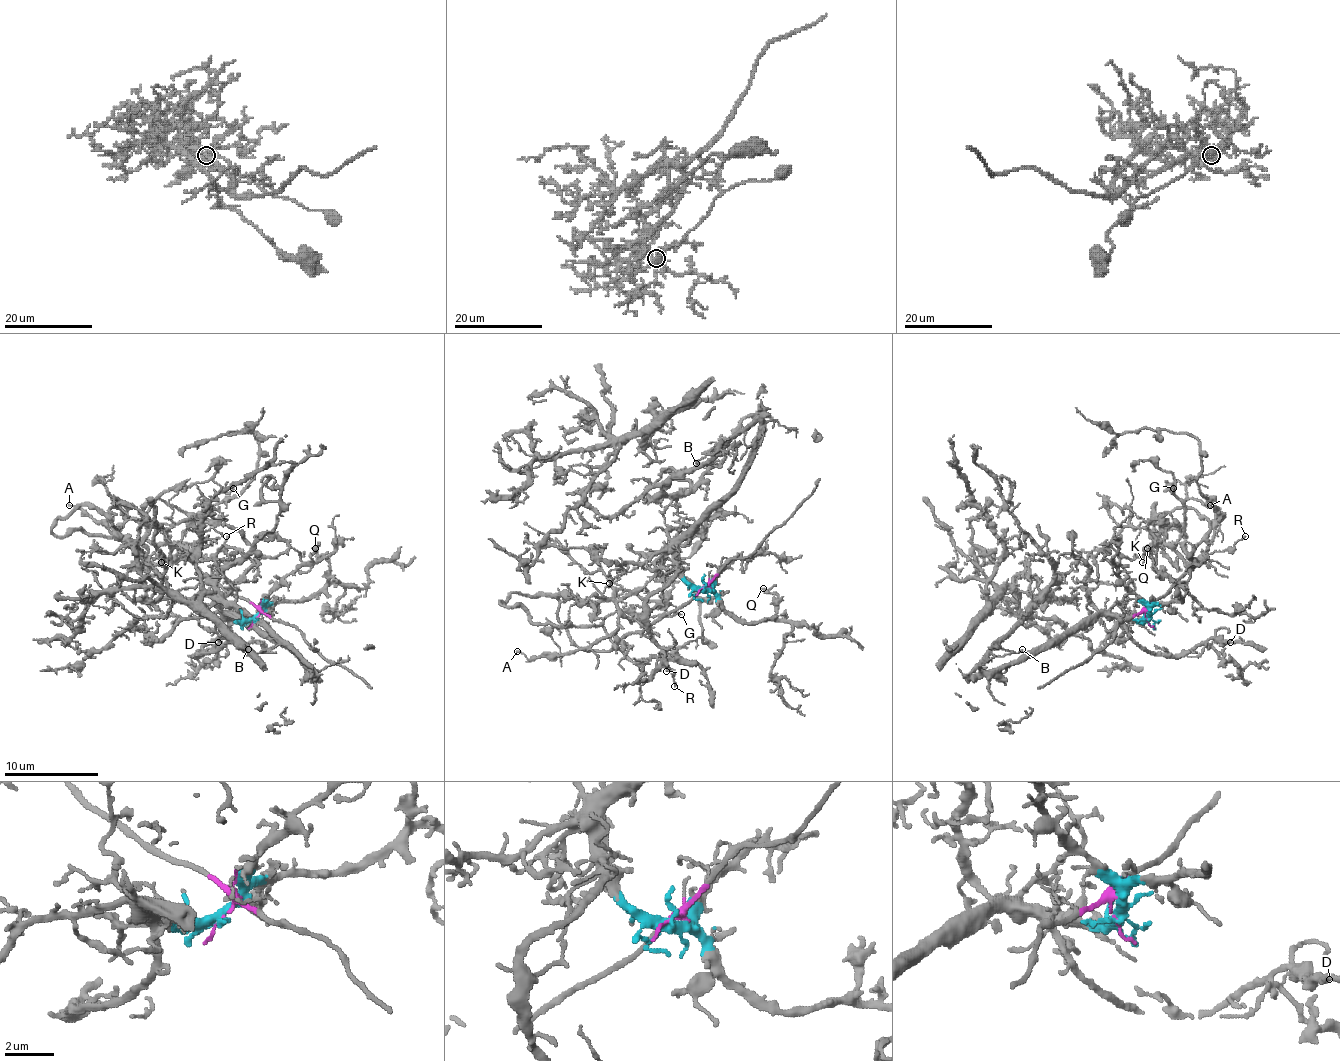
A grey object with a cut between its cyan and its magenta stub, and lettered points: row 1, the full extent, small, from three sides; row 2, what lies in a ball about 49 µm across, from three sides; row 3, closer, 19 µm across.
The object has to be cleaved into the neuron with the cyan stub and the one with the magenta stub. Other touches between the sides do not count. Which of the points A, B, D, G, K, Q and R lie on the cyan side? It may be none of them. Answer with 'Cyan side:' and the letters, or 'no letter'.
Cyan side: B, D, Q

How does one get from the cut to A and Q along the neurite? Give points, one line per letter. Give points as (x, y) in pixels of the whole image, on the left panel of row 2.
A: (255, 619), (255, 607), (194, 565), (203, 558), (189, 544), (180, 544), (165, 565), (154, 565), (69, 506)
Q: (255, 619), (267, 605), (309, 600), (319, 591), (328, 579), (328, 567), (314, 548)

